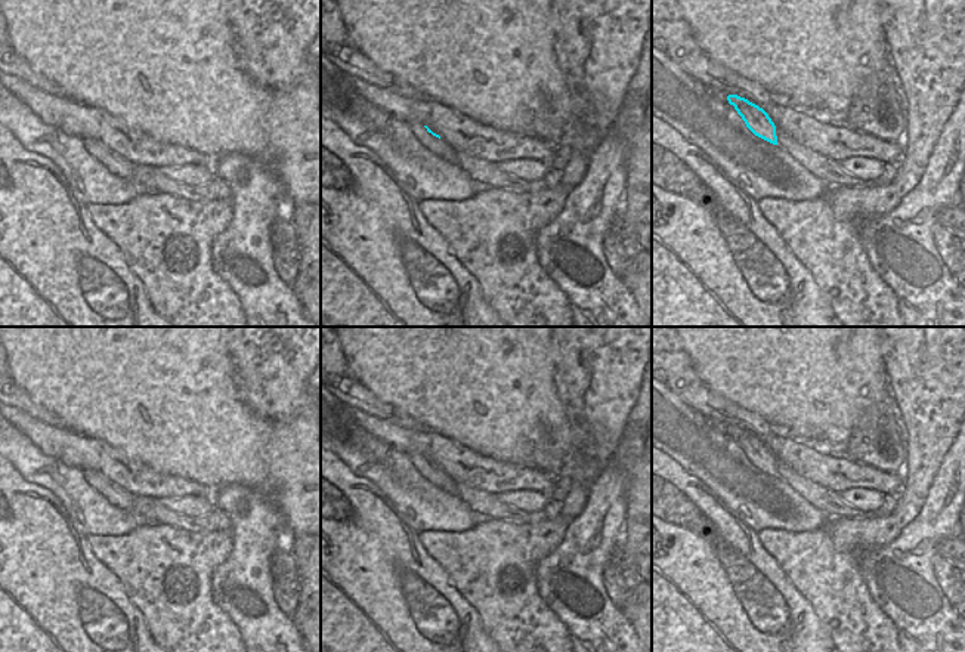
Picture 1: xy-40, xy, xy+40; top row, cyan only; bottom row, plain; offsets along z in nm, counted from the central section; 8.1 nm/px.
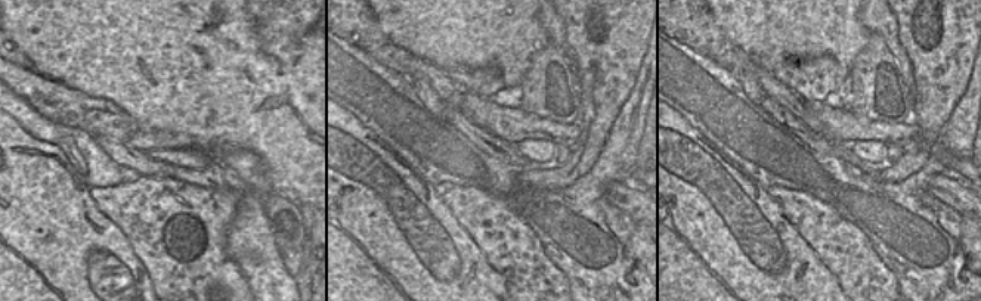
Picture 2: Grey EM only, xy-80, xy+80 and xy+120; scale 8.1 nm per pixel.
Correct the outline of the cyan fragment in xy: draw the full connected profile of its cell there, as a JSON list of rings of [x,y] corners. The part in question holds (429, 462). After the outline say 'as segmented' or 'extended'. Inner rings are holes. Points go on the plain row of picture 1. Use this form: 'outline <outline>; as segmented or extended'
outline [[[411,452],[409,457],[423,478],[448,494],[457,494],[457,483],[442,472],[439,466],[433,464],[427,457],[418,452]]]; extended

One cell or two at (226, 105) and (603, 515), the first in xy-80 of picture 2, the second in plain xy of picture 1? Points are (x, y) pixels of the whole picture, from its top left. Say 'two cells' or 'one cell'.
two cells

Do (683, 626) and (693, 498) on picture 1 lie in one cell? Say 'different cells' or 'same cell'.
same cell

